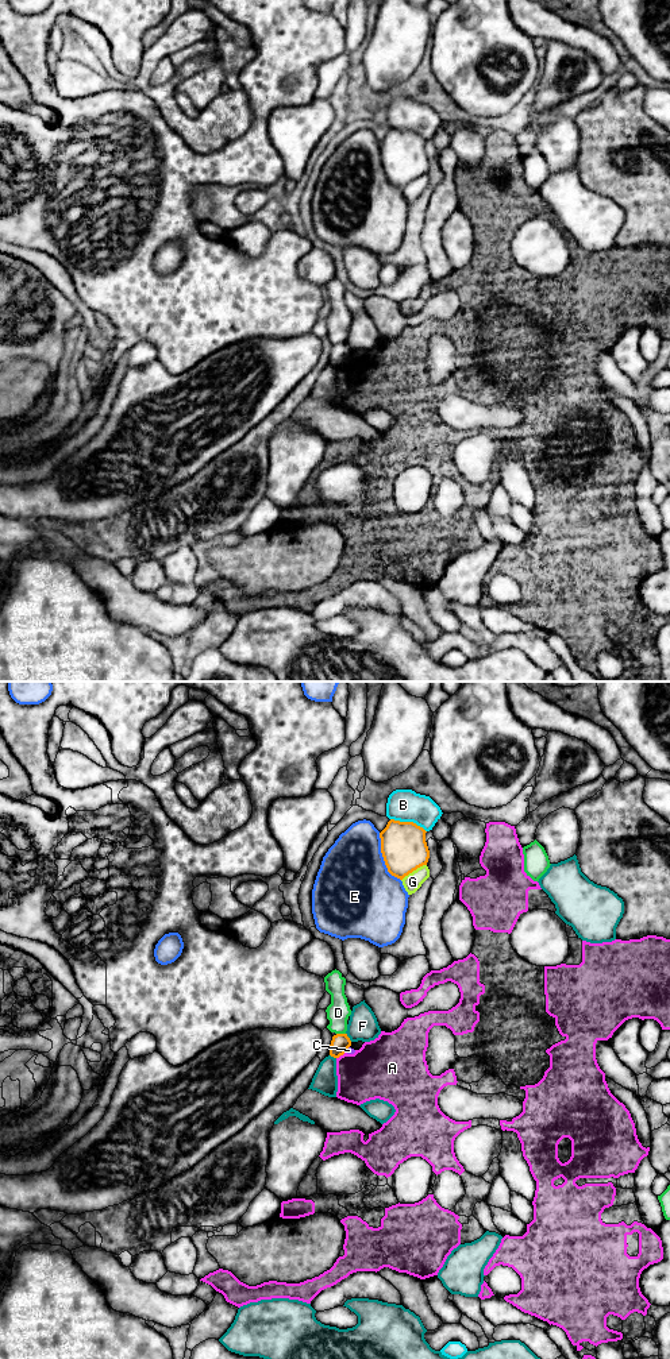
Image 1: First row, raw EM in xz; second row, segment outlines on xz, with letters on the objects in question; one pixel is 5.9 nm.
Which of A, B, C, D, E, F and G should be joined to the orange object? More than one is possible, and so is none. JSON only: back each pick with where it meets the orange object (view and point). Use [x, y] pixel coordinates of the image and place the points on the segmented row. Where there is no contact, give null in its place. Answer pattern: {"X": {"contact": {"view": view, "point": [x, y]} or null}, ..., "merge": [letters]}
{"merge": []}

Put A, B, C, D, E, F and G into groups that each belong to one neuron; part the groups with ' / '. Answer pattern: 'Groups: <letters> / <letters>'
Groups: A C / B / D / E / F / G

